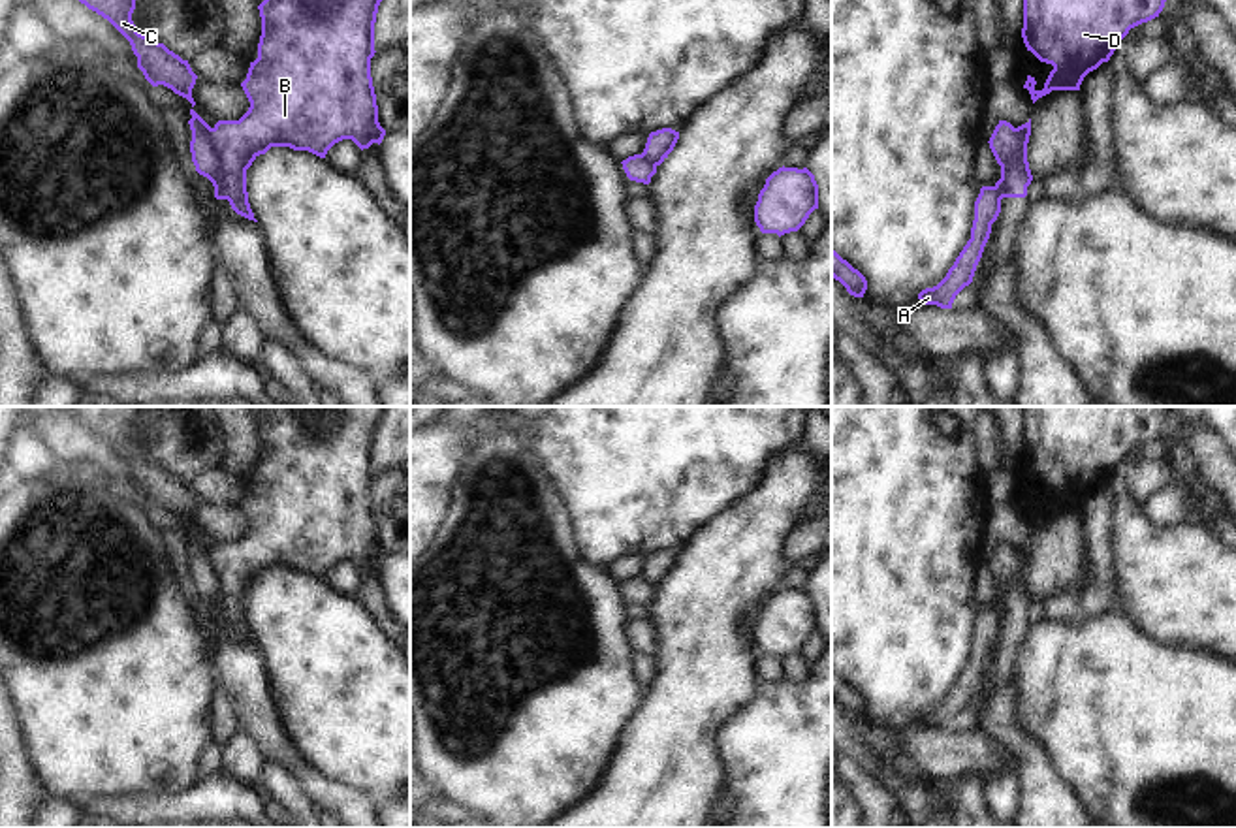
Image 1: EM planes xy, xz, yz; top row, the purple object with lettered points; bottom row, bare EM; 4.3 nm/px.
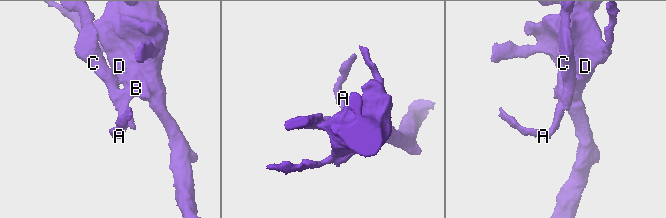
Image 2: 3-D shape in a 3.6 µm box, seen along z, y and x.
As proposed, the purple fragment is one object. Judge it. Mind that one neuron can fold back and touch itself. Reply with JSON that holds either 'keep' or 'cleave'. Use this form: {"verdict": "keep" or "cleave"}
{"verdict": "cleave"}

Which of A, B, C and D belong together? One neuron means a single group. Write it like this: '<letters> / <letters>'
A B D / C

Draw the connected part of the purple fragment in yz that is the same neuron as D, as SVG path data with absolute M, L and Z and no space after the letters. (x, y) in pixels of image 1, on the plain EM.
M1023 406L1023 465L1054 487L1042 512L1031 497L1023 510L1033 521L1052 512L1080 512L1084 499L1110 482L1131 450L1159 438L1168 412L1170 406Z

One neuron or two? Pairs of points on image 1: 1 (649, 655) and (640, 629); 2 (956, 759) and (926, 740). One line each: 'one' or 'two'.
1: one
2: one

